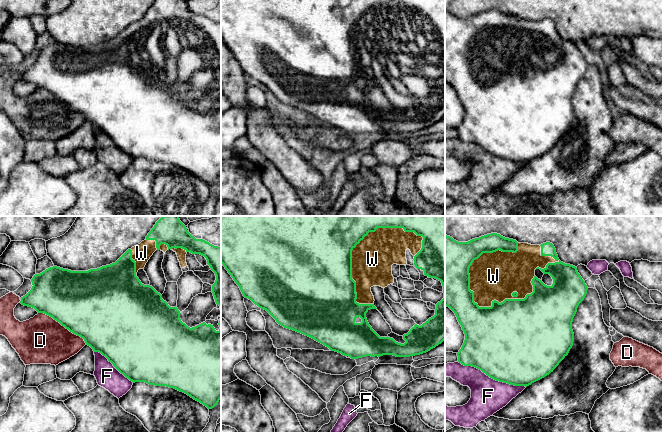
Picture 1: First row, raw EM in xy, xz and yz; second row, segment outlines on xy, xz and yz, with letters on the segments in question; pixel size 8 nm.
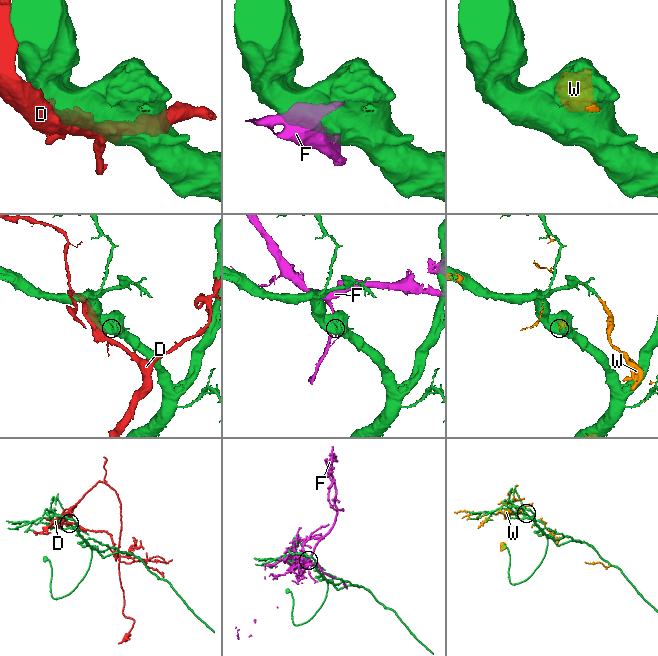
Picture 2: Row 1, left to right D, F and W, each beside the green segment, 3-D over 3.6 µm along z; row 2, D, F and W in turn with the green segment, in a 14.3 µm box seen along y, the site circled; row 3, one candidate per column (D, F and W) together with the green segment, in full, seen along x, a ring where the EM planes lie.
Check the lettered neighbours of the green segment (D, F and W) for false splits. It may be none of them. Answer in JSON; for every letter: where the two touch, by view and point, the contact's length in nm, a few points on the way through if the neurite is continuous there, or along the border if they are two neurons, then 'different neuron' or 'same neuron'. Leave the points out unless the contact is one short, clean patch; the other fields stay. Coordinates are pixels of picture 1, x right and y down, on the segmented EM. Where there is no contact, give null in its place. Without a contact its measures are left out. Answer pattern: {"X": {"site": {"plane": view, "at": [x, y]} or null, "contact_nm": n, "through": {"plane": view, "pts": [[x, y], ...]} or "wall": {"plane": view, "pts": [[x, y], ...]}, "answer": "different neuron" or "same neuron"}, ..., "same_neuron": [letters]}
{"D": {"site": {"plane": "xy", "at": [63, 325]}, "contact_nm": 460, "answer": "different neuron"}, "F": {"site": {"plane": "yz", "at": [491, 377]}, "contact_nm": 600, "answer": "different neuron"}, "W": {"site": {"plane": "yz", "at": [475, 259]}, "contact_nm": 600, "answer": "same neuron"}, "same_neuron": ["W"]}

